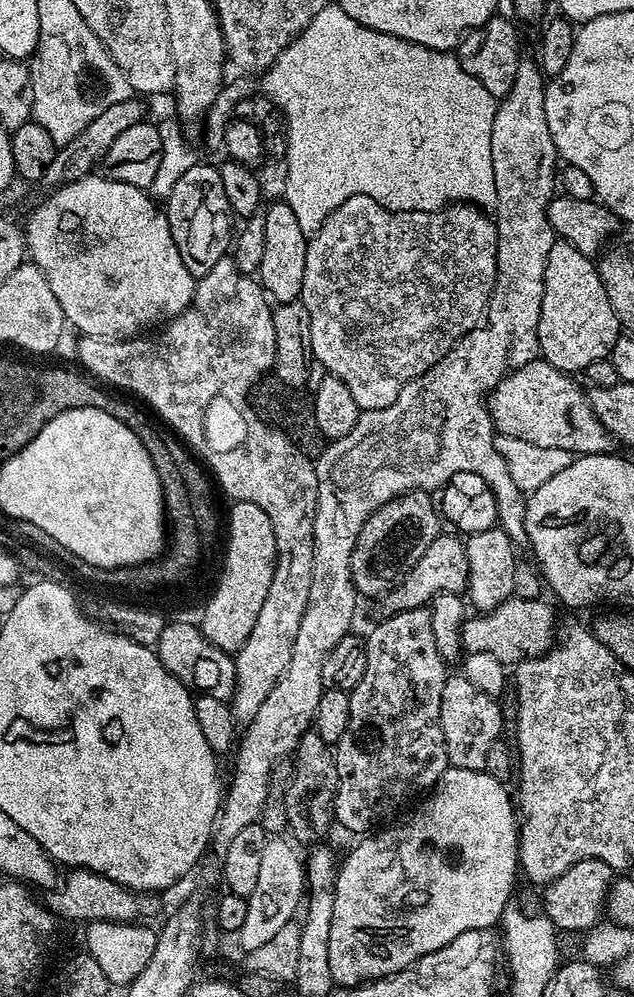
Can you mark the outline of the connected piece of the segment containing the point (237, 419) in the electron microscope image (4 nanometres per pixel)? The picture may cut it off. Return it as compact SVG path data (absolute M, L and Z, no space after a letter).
M225 258L214 262L207 274L197 279L188 309L171 317L161 332L153 331L135 338L114 340L105 340L103 336L81 335L76 344L76 356L81 364L79 367L85 373L91 374L105 385L113 384L116 388L125 388L126 391L141 396L207 465L219 491L223 495L225 492L229 501L245 500L254 502L254 506L262 506L262 510L266 510L266 518L270 518L270 526L274 526L274 578L270 578L270 590L266 594L266 602L262 602L262 610L258 610L258 619L254 622L254 630L250 630L250 638L246 638L246 642L234 656L236 685L230 703L233 718L244 726L251 723L258 710L262 710L262 702L266 702L270 690L274 690L278 678L282 678L282 670L286 670L286 665L290 663L290 654L294 654L294 640L298 638L298 626L302 626L302 614L306 614L306 602L310 602L310 574L314 574L314 518L318 502L315 463L302 454L279 427L271 424L271 428L266 421L259 420L248 401L252 384L258 383L264 375L272 372L272 309L273 305L260 287L259 279L242 274L231 258Z

